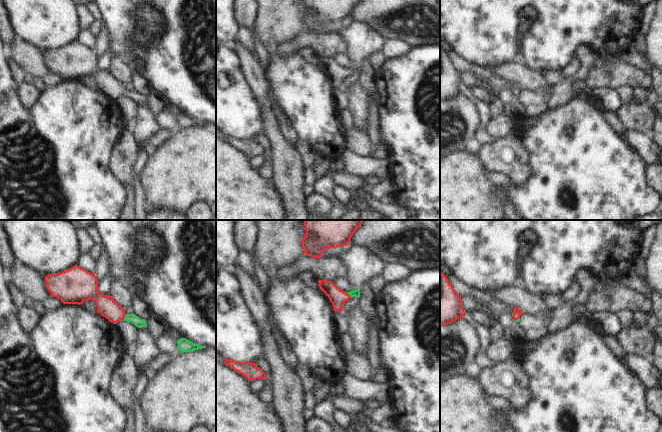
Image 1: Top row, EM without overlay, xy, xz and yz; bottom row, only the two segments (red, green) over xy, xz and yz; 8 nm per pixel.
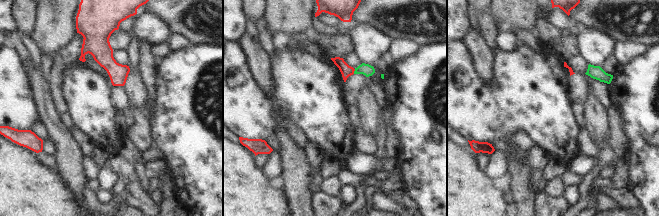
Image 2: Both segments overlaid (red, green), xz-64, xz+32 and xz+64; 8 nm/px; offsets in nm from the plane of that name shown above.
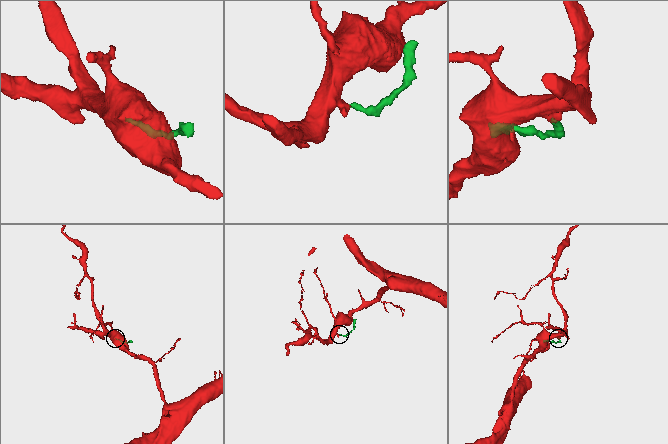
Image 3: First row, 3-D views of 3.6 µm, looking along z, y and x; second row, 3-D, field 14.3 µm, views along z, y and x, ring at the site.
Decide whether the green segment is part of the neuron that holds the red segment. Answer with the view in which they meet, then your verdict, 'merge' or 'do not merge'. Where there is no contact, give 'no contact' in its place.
contact in xy; merge

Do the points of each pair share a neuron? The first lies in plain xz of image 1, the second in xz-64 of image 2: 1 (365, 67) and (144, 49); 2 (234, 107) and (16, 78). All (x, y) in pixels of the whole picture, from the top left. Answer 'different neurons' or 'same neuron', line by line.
1: same neuron
2: same neuron

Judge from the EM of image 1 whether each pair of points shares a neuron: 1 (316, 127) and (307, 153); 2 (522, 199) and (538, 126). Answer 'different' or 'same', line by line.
1: different
2: same

